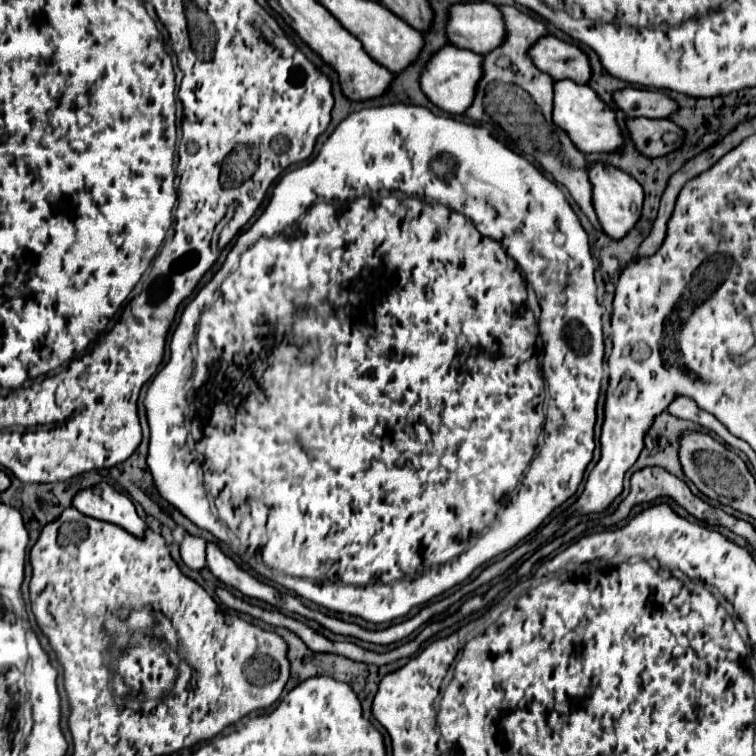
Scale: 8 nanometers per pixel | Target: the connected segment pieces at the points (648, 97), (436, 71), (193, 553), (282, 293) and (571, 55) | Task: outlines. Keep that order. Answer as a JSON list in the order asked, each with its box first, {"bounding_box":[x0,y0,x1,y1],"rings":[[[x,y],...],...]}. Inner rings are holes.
[{"bounding_box":[612,88,676,118],"rings":[[[622,88],[612,94],[614,104],[628,116],[628,118],[668,118],[676,102],[662,92],[652,92],[652,90],[638,90],[638,88]]]},{"bounding_box":[420,44,482,114],"rings":[[[446,44],[438,52],[434,52],[434,56],[426,62],[422,76],[420,76],[420,88],[426,94],[426,98],[432,104],[436,104],[440,110],[450,112],[450,114],[464,114],[464,110],[470,106],[474,98],[474,90],[476,90],[480,76],[482,76],[480,54]]]},{"bounding_box":[180,532,206,570],"rings":[[[184,532],[184,538],[180,542],[180,556],[184,560],[184,564],[192,570],[200,570],[206,566],[206,540],[200,536],[192,536],[188,532]]]},{"bounding_box":[144,104,604,624],"rings":[[[388,104],[364,108],[340,122],[308,166],[298,166],[278,180],[264,214],[246,234],[240,234],[222,270],[184,308],[180,324],[172,334],[172,362],[168,360],[156,374],[144,400],[150,424],[148,468],[158,492],[198,528],[212,532],[232,548],[236,534],[240,546],[234,550],[262,576],[332,612],[360,616],[374,624],[392,622],[406,616],[414,606],[422,606],[460,584],[478,566],[516,546],[578,490],[594,452],[596,402],[604,374],[600,318],[602,308],[596,302],[594,260],[588,236],[557,184],[504,142],[496,140],[484,126],[436,116],[424,106]],[[440,152],[452,154],[458,160],[458,174],[450,184],[436,178],[428,168],[430,158]],[[524,280],[532,284],[540,304],[538,324],[526,306]],[[536,336],[538,348],[544,348],[538,354],[542,358],[542,372],[536,358]],[[196,348],[198,360],[208,360],[205,368],[195,368]],[[544,382],[550,392],[546,416],[542,412]],[[186,412],[190,444],[186,444]],[[540,432],[544,432],[544,446],[534,458]]]},{"bounding_box":[528,36,590,84],"rings":[[[542,36],[536,40],[528,48],[528,56],[538,70],[546,72],[554,80],[570,78],[578,84],[586,84],[590,78],[588,56],[578,46],[562,42],[554,36]]]}]

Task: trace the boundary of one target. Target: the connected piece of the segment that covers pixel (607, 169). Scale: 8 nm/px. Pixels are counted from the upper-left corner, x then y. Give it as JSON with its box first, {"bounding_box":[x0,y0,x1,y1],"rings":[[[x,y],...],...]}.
{"bounding_box":[588,162,644,240],"rings":[[[590,162],[588,172],[590,172],[590,184],[592,184],[592,204],[594,204],[594,212],[600,220],[600,226],[604,228],[604,232],[610,238],[614,238],[614,240],[624,238],[628,234],[628,230],[640,218],[642,200],[644,200],[642,186],[632,176],[628,176],[626,172],[622,172],[620,168],[612,166],[612,164]]]}

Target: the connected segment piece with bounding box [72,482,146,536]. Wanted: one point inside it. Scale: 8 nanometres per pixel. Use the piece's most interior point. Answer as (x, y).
(102, 502)

